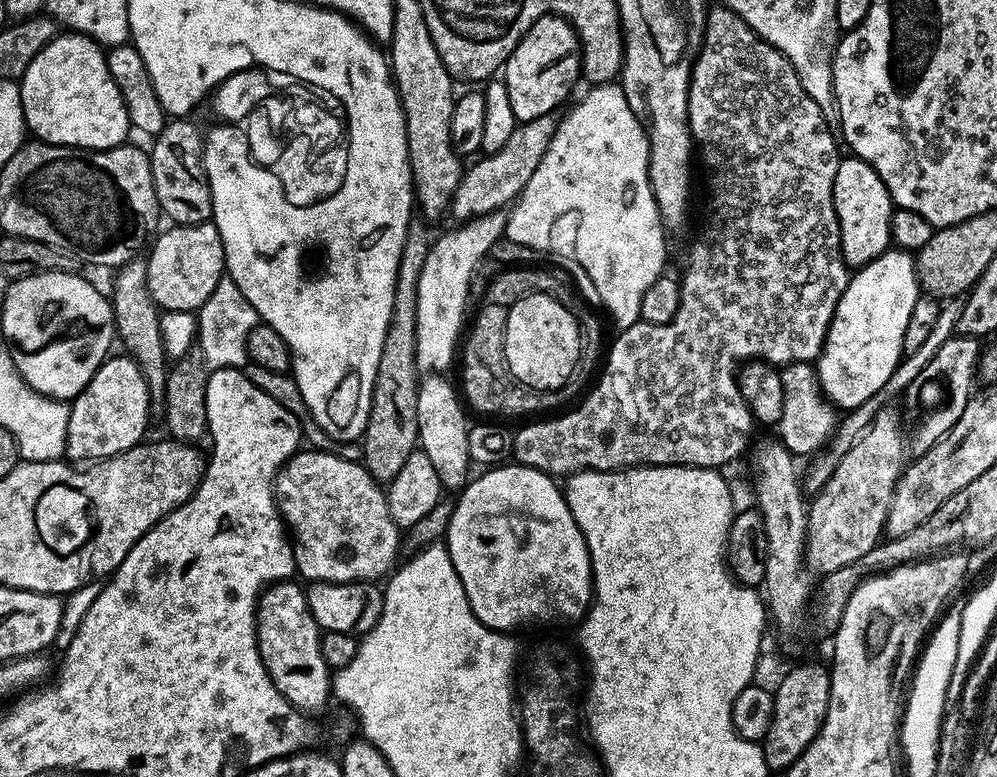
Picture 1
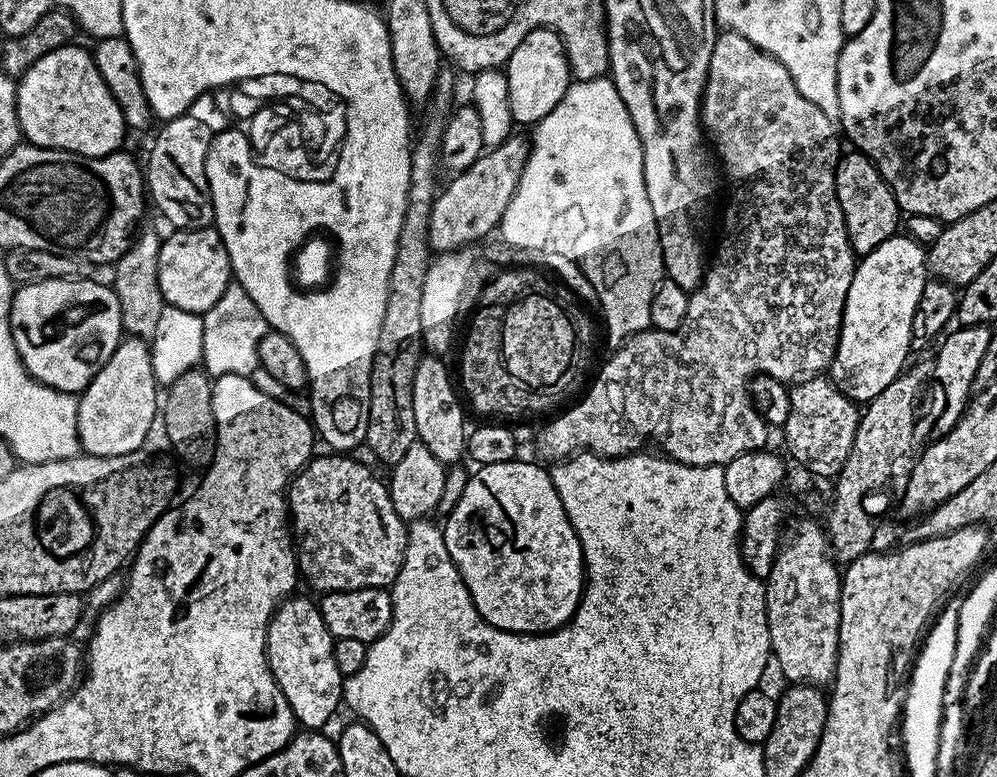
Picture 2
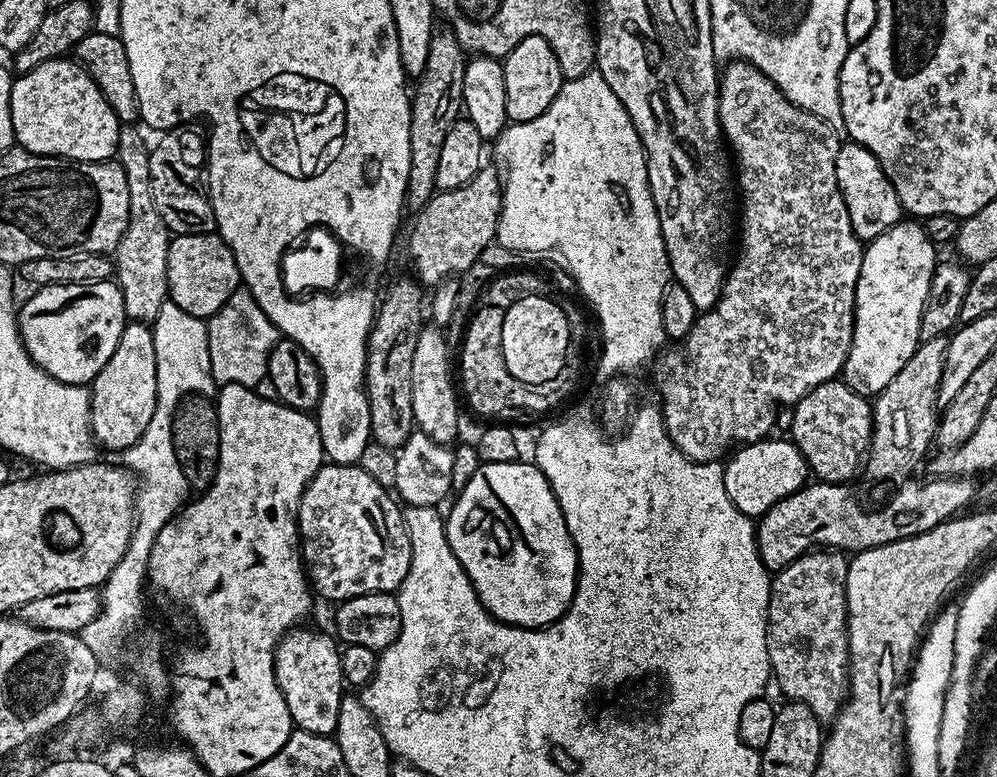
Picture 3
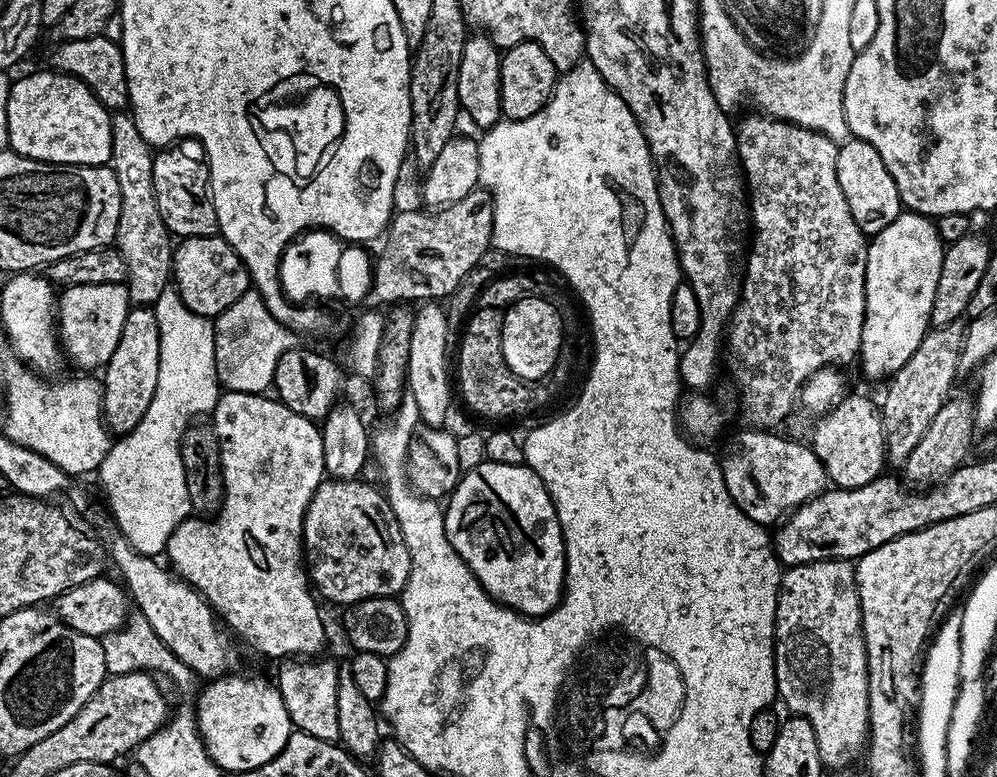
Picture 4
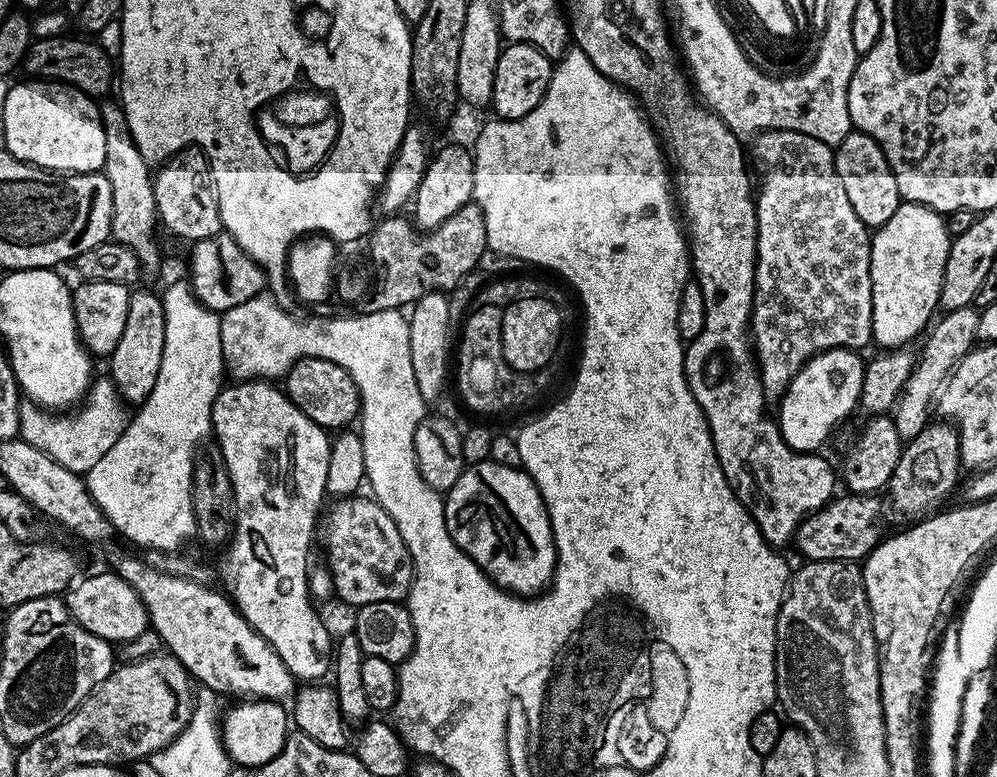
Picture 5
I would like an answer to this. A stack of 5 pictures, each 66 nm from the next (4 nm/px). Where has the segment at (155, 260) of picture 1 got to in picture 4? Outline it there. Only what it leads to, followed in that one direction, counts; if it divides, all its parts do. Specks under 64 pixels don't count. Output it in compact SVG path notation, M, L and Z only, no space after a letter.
M219 234L183 237L172 253L172 274L175 291L180 293L182 302L199 316L220 316L226 306L234 306L234 302L250 290L248 271L242 258L238 258L236 251Z

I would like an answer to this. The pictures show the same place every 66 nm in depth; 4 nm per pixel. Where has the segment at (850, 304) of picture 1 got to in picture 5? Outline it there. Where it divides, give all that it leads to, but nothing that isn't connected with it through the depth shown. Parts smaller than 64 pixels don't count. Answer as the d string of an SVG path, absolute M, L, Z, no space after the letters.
M901 202L894 218L890 218L890 222L886 222L881 228L871 233L872 338L877 345L880 343L881 349L911 345L913 343L911 340L916 335L919 337L929 327L933 319L932 311L937 311L940 303L942 270L946 270L946 258L948 257L950 235L945 221L945 217L935 212L933 208Z

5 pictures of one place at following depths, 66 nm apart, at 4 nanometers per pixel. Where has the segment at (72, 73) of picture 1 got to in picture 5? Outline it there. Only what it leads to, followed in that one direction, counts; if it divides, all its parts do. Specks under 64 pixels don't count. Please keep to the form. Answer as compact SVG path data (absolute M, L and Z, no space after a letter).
M39 78L25 79L25 84L16 84L5 96L2 96L2 103L6 106L6 130L2 133L4 140L3 147L10 155L28 164L39 168L45 168L48 172L98 172L101 171L106 162L106 130L100 121L100 110L97 101L87 96L82 90L71 88L69 84L59 84L57 80L42 80Z

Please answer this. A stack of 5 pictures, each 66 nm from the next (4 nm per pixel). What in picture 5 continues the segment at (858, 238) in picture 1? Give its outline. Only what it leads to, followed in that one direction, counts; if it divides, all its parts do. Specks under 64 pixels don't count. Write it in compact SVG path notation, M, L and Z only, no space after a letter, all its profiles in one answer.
M851 131L840 144L835 145L836 173L842 182L842 190L846 190L846 198L850 198L850 206L854 206L854 214L869 230L881 228L898 210L902 202L898 194L898 182L894 182L894 174L874 138L865 132Z

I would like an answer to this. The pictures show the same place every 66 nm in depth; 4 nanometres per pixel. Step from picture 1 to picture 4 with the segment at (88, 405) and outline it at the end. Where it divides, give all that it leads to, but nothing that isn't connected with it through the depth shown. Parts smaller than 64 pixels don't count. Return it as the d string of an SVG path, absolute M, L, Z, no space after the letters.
M148 306L129 307L126 322L122 326L122 338L118 338L114 354L110 354L102 369L104 423L113 433L132 432L134 426L142 422L142 414L146 414L150 398L154 398L154 390L158 386L159 357L160 335L155 311Z

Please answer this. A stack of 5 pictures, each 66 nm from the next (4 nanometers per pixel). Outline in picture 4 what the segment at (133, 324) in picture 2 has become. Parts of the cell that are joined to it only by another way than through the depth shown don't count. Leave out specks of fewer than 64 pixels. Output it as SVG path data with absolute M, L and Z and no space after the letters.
M116 110L111 113L110 167L122 194L122 214L118 214L118 230L114 247L126 258L126 287L128 299L136 306L154 306L162 294L169 291L172 274L174 237L158 210L154 198L154 149L138 134L131 111Z

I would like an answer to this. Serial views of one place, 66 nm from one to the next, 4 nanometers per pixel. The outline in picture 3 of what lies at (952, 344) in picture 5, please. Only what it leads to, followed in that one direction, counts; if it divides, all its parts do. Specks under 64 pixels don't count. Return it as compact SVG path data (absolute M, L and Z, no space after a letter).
M939 336L929 340L921 340L920 345L914 350L910 362L890 378L890 386L882 389L879 396L875 397L872 404L872 440L868 444L866 459L862 468L872 480L896 480L903 482L913 475L912 472L920 464L924 455L929 455L928 447L931 449L934 444L936 426L938 423L938 404L936 400L940 396L940 383L944 373L944 355L948 349L948 336Z

